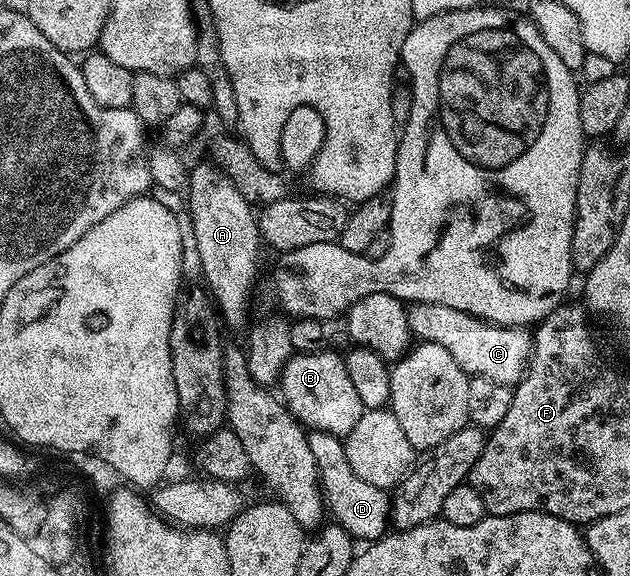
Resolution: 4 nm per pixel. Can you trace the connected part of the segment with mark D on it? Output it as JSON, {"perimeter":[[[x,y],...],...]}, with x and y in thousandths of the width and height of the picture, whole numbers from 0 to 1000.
{"perimeter":[[[500,745],[487,750],[486,762],[502,800],[505,840],[510,844],[516,882],[529,910],[546,915],[546,922],[552,922],[552,929],[568,943],[600,939],[613,931],[616,913],[621,910],[621,858],[603,845],[590,845],[590,839],[578,839],[578,832],[571,832],[571,825],[559,818],[559,811],[552,806],[544,760],[521,748]]]}

